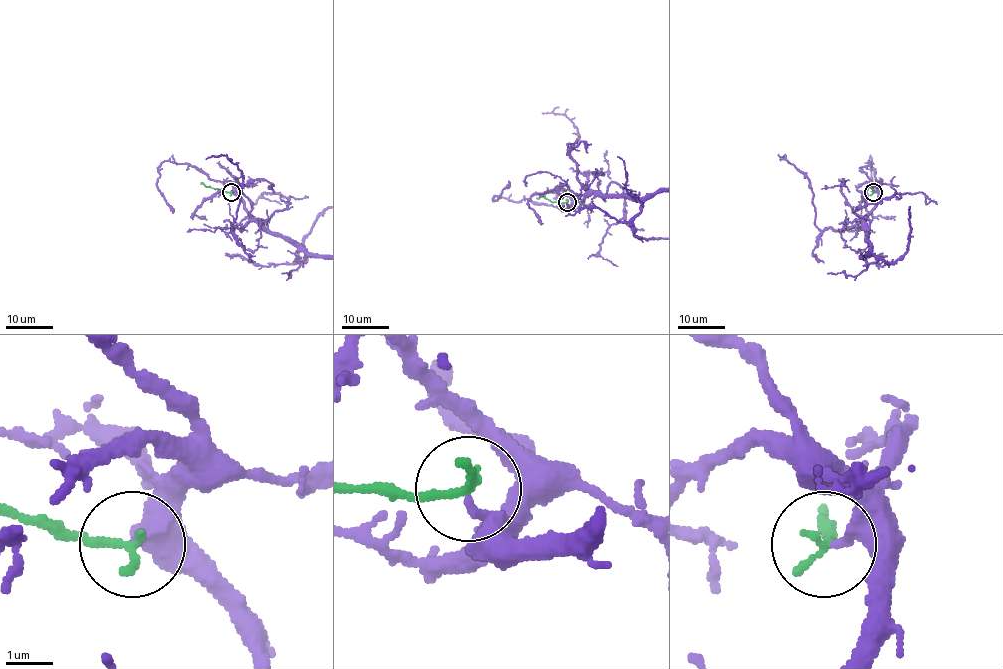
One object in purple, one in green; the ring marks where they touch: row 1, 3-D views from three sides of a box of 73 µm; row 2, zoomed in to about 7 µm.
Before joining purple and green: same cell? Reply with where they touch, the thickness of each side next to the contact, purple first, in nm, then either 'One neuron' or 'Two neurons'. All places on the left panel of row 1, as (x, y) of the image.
Place: (231, 192). Thickness 220 nm (purple) against 240 nm. One neuron

